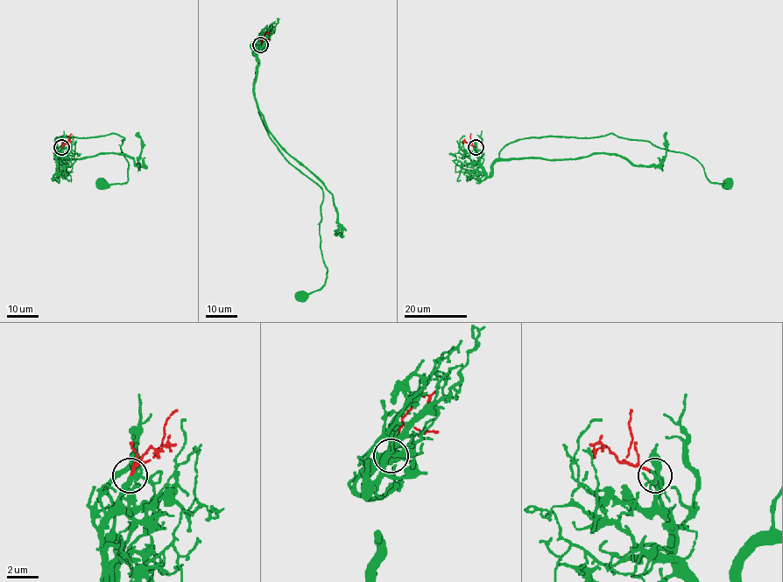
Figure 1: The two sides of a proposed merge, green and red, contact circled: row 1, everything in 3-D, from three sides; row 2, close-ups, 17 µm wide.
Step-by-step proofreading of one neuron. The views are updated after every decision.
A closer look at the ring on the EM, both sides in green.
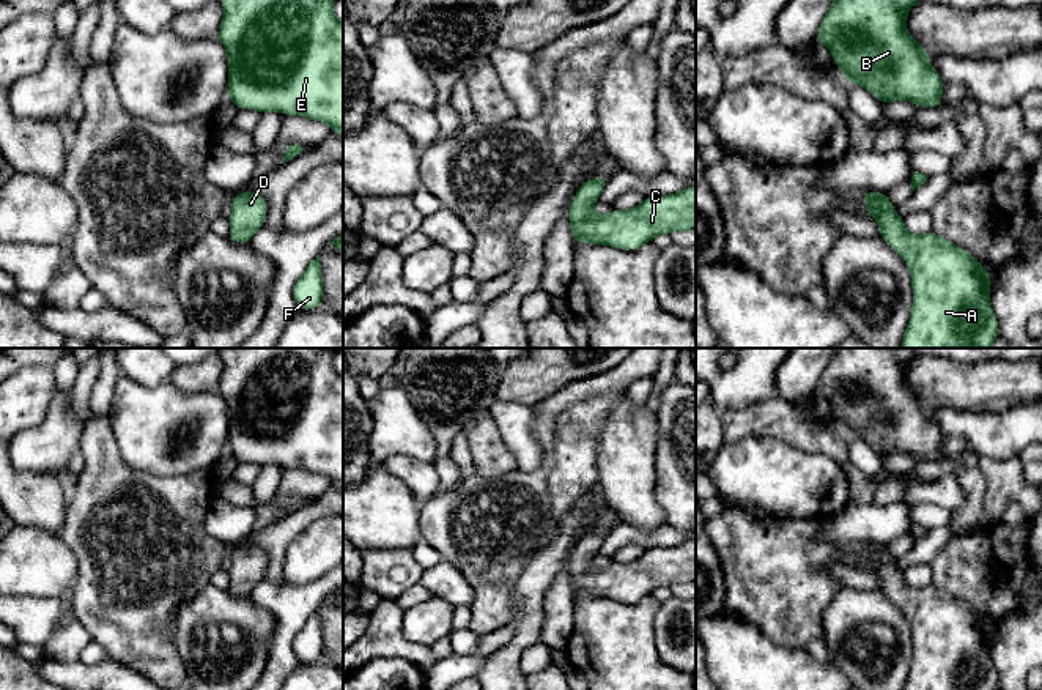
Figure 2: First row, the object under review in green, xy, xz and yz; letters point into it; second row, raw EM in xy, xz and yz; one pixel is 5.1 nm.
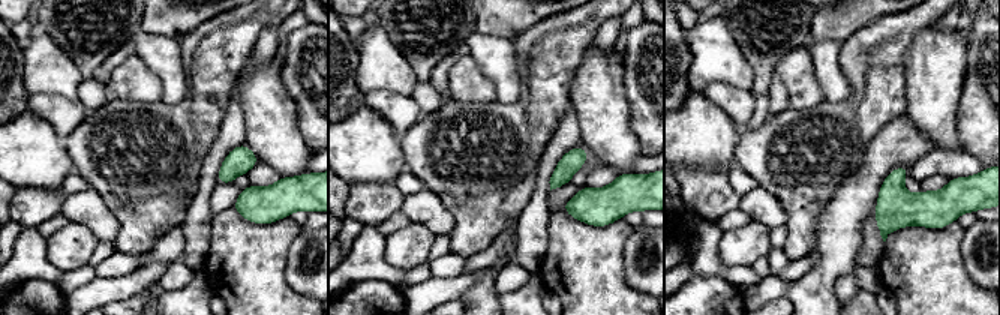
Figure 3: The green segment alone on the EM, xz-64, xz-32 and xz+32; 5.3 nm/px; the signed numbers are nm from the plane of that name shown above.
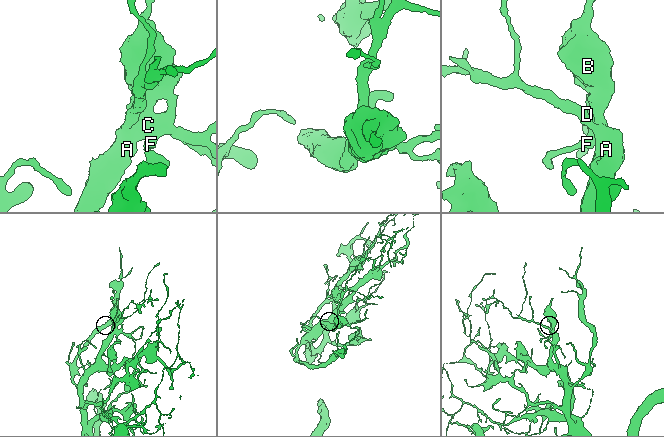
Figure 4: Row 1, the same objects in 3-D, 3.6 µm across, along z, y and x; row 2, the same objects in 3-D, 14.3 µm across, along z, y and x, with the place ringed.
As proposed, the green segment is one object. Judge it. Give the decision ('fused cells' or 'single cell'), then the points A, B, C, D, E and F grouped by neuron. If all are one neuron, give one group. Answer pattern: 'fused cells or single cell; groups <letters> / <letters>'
single cell; groups A B C D E F

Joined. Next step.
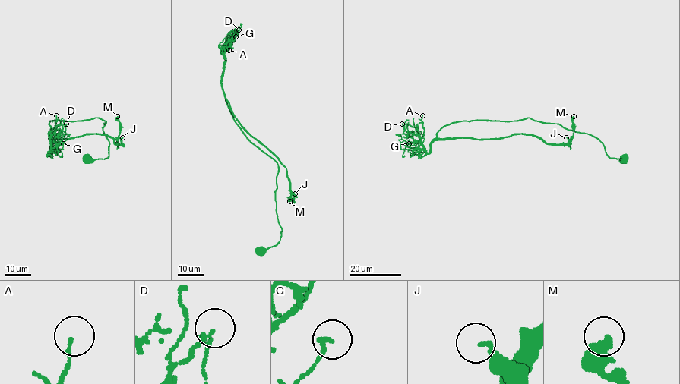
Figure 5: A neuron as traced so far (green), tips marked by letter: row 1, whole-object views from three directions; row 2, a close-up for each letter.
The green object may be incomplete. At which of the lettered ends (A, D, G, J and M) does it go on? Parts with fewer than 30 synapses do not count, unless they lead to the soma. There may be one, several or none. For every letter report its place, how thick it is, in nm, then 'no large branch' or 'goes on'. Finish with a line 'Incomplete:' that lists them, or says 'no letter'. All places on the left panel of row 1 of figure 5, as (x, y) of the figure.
A: at (56, 115); 110 nm thick; no large branch
D: at (66, 124); 130 nm thick; no large branch
G: at (63, 143); 160 nm thick; no large branch
J: at (122, 137); 160 nm thick; no large branch
M: at (117, 116); 480 nm thick; no large branch
Incomplete: no letter

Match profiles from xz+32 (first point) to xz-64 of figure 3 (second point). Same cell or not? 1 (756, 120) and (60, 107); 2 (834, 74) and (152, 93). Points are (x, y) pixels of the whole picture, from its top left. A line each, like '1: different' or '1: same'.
1: different
2: different

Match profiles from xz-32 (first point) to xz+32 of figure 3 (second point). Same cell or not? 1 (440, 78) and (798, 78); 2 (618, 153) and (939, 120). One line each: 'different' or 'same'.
1: different
2: same

